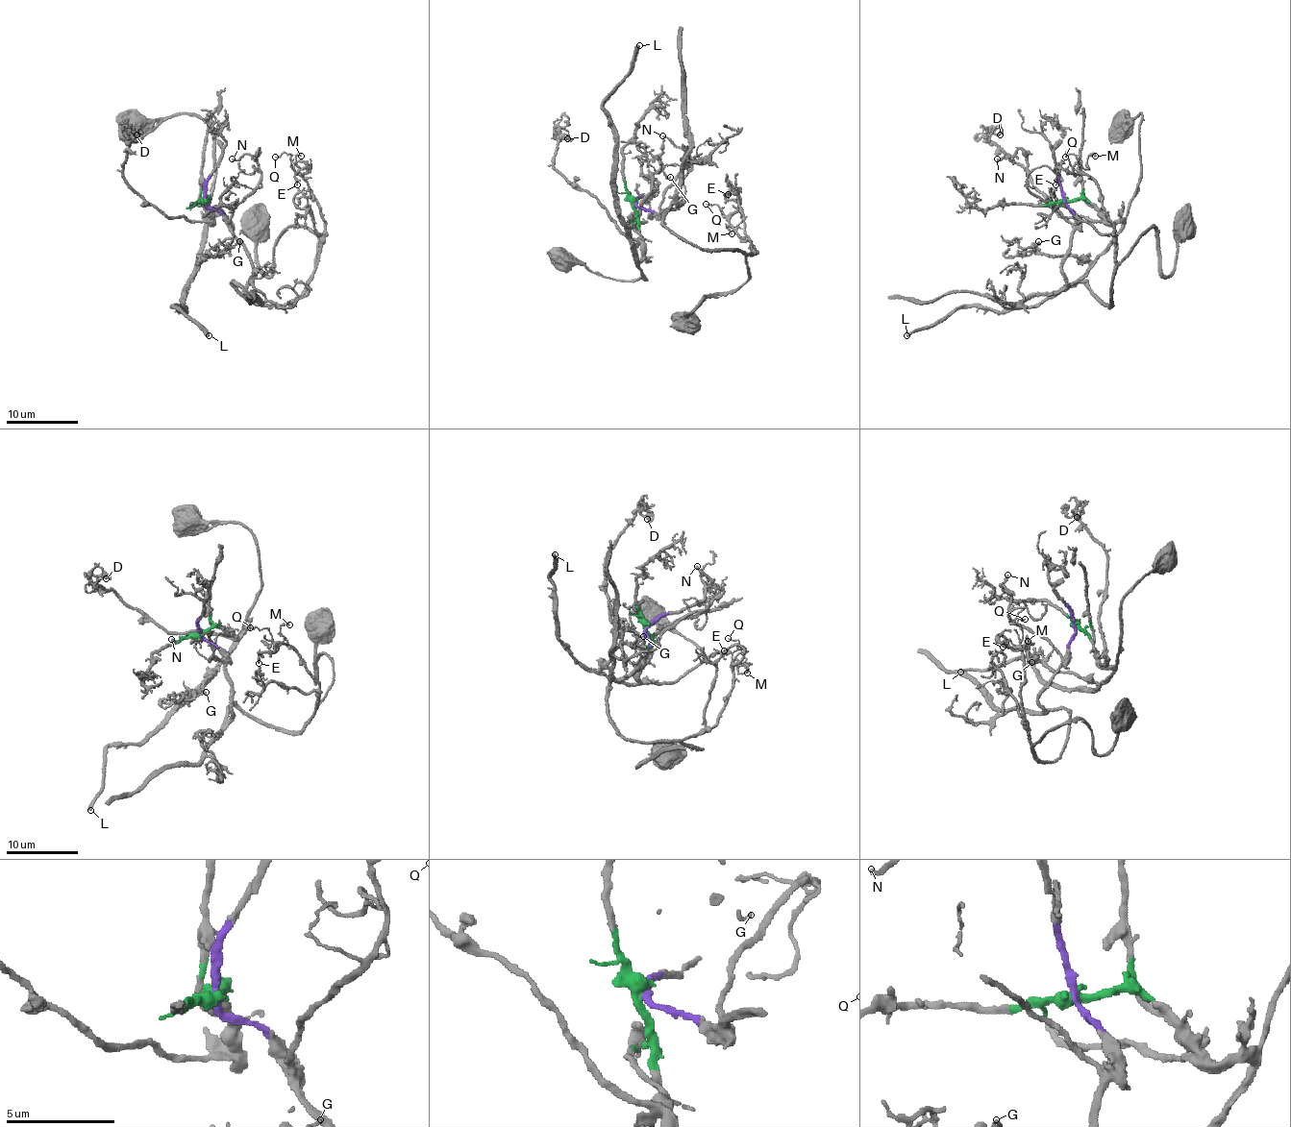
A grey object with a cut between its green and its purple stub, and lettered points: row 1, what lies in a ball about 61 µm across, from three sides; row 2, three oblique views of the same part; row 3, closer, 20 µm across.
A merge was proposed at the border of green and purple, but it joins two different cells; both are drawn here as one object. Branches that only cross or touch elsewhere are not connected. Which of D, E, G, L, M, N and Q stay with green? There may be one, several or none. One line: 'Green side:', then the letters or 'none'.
Green side: D, G, L

